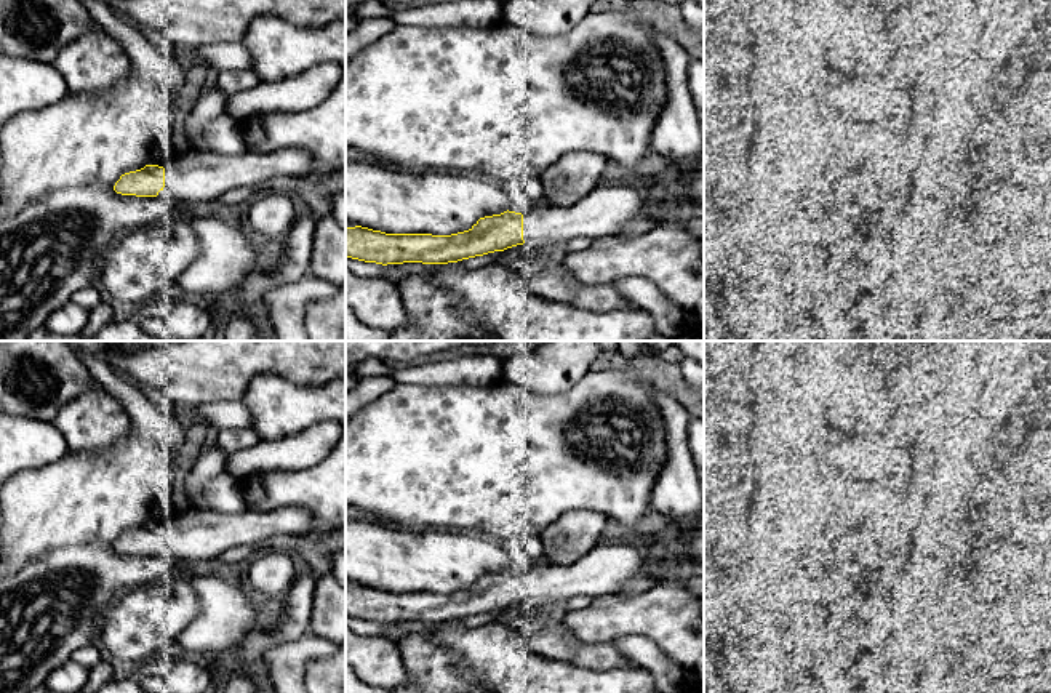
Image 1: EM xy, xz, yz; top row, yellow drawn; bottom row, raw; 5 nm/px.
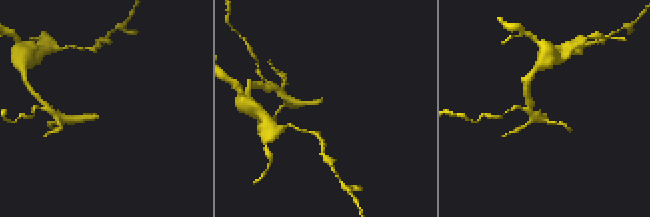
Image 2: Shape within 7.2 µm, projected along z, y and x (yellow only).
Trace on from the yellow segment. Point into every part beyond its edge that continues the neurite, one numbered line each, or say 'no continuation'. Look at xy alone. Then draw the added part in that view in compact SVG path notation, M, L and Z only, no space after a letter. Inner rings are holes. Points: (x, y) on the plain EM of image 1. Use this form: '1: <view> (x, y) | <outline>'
1: xy (195, 538) | M301 506L242 514L181 509L163 520L150 519L149 523L165 527L166 557L179 565L208 567L230 547L258 544L277 535L310 535L315 517Z

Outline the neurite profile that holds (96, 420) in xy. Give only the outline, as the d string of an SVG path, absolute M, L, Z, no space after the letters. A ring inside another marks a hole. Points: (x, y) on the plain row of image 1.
M102 384L67 403L53 424L66 439L69 453L101 451L130 434L130 416Z

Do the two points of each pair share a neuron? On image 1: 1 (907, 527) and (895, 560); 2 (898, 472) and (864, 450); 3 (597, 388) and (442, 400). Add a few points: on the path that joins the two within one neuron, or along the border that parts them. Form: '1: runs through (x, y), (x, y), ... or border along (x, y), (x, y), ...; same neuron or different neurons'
1: runs through (906, 535), (901, 552); same neuron
2: runs through (890, 464), (872, 458); same neuron
3: runs through (559, 412), (480, 412); same neuron

